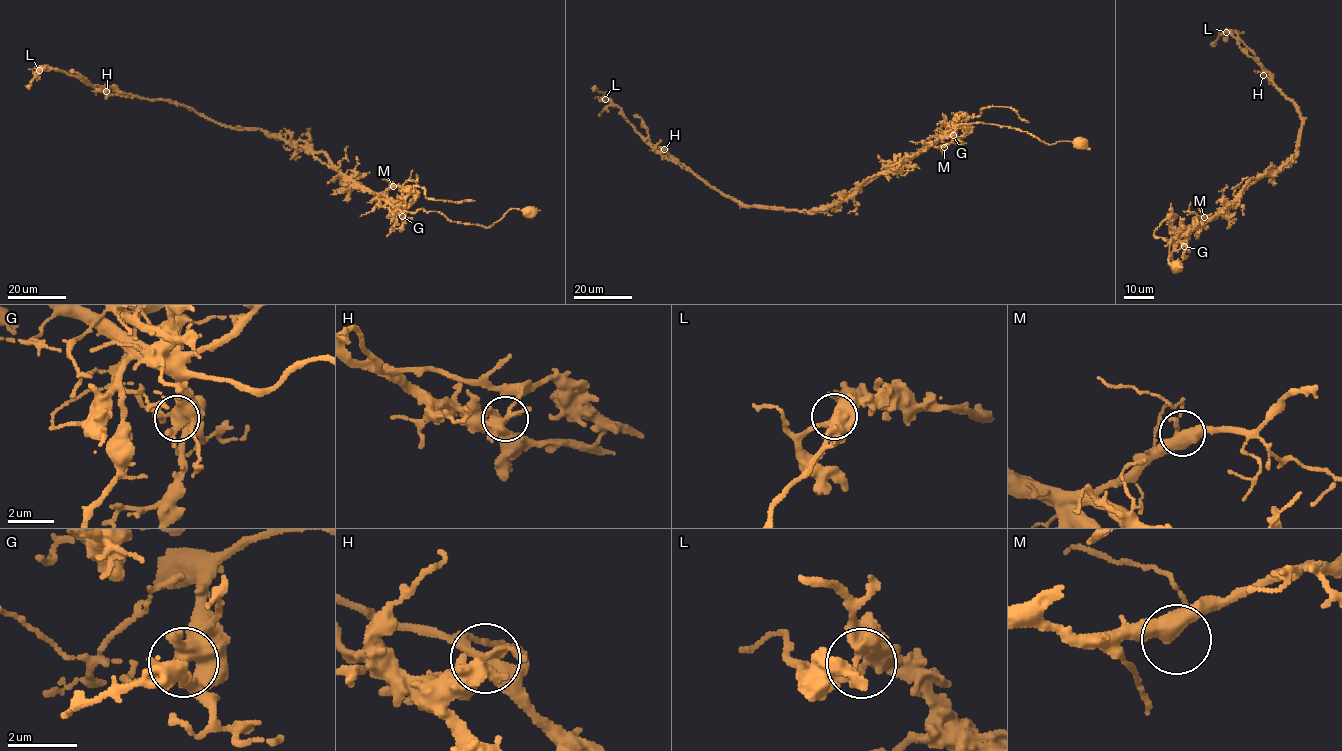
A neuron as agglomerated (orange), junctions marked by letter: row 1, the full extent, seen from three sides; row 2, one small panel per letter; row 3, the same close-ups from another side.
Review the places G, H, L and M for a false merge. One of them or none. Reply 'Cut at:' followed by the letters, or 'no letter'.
Cut at: H

